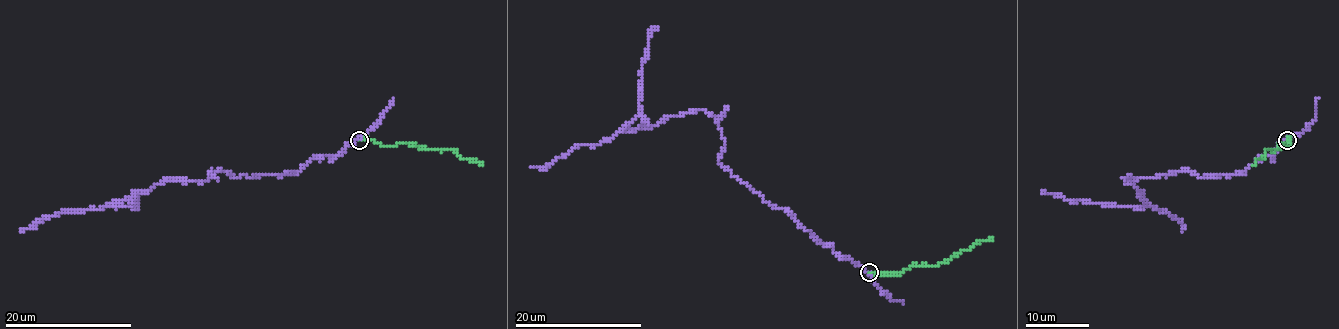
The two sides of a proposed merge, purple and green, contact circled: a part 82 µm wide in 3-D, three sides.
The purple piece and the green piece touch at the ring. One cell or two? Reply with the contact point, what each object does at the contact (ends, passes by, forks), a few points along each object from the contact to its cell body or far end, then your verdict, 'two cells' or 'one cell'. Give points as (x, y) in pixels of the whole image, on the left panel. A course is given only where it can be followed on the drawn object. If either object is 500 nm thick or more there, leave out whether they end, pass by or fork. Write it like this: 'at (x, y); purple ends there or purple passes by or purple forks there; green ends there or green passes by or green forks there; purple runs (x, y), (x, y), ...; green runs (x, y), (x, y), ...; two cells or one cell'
at (359, 140); purple passes by; green ends there; purple runs (359, 140), (297, 172), (233, 177), (211, 170), (212, 178), (163, 180), (114, 202), (129, 206), (147, 191); green runs (359, 140), (372, 139), (381, 145), (403, 143), (454, 150), (462, 158), (478, 161), (483, 166); two cells

